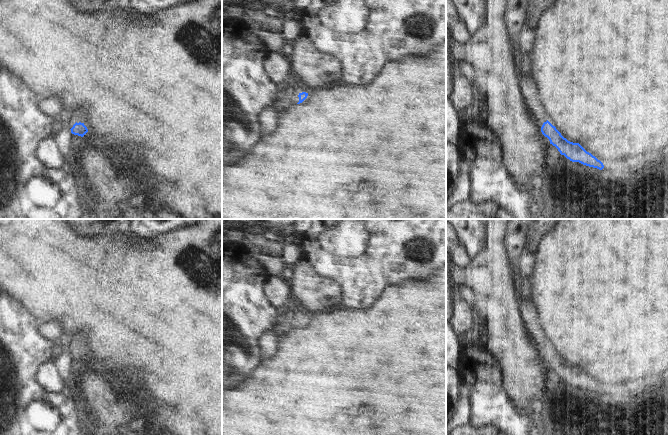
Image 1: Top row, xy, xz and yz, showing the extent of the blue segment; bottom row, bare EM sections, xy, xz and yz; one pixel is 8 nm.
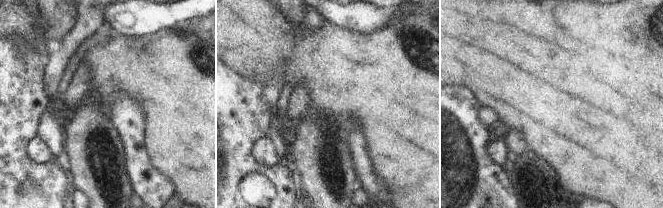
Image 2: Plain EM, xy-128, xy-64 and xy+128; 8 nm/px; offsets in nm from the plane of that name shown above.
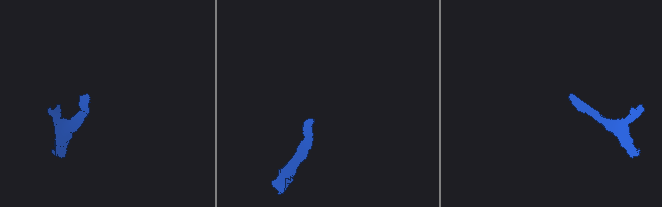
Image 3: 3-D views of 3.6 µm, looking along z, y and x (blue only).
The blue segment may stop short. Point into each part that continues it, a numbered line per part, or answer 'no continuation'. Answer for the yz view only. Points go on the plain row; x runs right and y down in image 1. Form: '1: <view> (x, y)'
1: yz (516, 232)

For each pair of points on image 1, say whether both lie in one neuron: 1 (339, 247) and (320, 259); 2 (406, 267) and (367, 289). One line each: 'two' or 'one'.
1: two
2: one

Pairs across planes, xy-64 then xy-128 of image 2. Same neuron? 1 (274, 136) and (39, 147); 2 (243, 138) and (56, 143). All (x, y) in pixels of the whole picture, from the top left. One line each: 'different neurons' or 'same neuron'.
1: different neurons
2: different neurons

